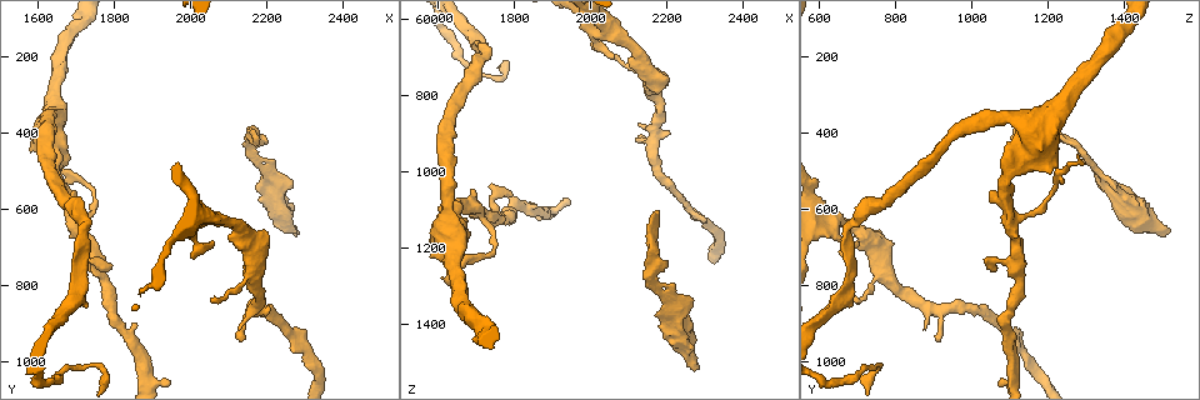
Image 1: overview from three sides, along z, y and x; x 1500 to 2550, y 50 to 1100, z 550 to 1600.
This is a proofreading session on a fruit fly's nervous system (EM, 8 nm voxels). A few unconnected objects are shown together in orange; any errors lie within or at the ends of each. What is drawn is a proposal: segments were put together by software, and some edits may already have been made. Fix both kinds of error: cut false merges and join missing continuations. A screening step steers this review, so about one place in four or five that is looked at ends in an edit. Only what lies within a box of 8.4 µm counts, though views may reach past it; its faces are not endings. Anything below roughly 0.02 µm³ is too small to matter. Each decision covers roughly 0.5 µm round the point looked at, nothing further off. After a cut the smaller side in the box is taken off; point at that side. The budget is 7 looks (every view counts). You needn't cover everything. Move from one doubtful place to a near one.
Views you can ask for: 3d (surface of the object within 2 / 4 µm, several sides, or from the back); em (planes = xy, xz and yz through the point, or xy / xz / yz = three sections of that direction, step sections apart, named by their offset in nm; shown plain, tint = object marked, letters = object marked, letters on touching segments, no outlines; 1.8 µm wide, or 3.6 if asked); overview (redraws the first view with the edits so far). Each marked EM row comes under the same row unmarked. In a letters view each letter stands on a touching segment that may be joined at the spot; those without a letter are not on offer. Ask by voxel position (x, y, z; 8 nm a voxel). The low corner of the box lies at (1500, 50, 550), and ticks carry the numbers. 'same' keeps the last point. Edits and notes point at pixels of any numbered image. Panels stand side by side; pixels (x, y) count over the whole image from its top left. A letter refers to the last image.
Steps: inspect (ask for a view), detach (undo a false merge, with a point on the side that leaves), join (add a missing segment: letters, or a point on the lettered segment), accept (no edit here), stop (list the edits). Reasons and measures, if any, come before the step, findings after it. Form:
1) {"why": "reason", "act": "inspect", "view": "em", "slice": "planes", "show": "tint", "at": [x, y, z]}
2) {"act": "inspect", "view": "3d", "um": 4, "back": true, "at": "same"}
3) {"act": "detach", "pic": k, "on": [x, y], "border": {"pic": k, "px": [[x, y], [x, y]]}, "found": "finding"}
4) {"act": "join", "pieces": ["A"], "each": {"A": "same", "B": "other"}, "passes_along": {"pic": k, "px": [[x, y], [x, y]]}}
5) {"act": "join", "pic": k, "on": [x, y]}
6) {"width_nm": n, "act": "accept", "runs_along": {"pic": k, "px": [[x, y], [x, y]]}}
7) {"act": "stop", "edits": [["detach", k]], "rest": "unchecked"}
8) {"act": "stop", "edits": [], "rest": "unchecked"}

{"why": "an open end", "act": "inspect", "view": "3d", "um": 2, "at": [2055, 680, 700]}

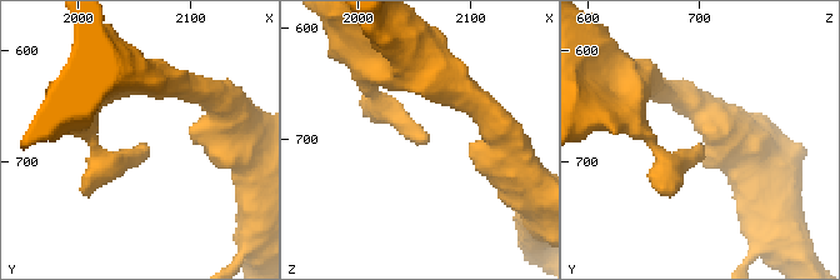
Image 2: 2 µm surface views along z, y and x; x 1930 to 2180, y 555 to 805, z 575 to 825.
{"why": "shape alone is not enough", "act": "inspect", "view": "em", "slice": "planes", "show": "letters", "at": [2062, 682, 696]}

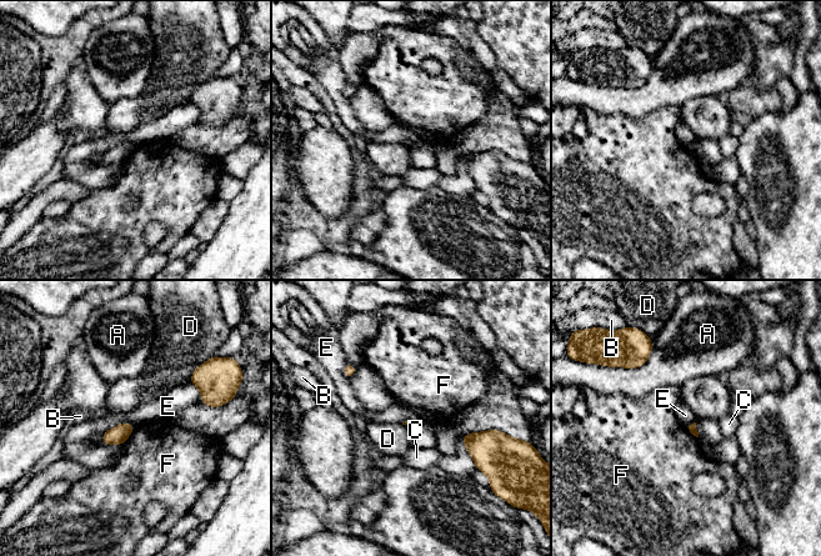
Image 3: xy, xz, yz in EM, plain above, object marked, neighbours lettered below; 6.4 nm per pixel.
{"act": "accept", "each": {"A": "other", "B": "other", "C": "other", "D": "other", "E": "other", "F": "other"}, "border": {"pic": 3, "px": [[134, 425], [120, 422], [103, 432]]}, "found": "none of them fits"}

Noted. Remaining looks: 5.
{"why": "branch stops here", "act": "inspect", "view": "em", "slice": "yz", "step": 4, "show": "tint", "at": [2145, 940, 910]}

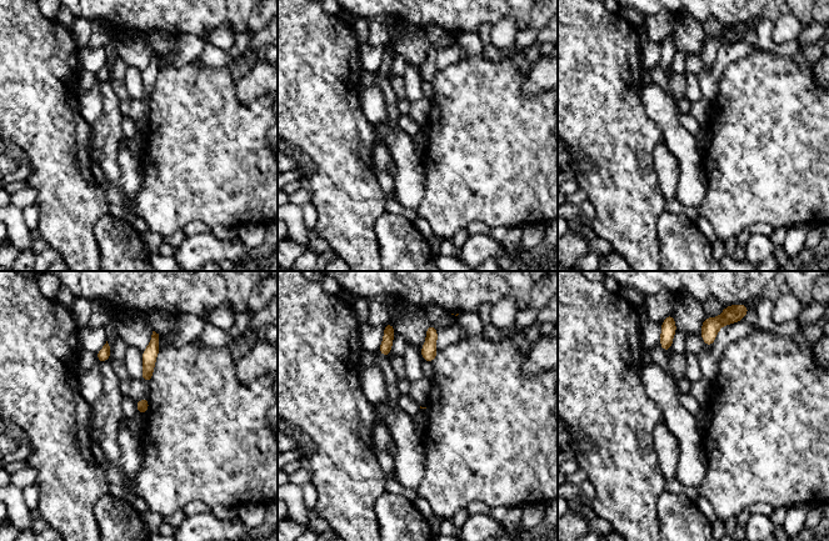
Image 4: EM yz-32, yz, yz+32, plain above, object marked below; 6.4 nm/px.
{"why": "another direction", "act": "inspect", "view": "em", "slice": "xy", "step": 8, "show": "letters", "at": "same"}

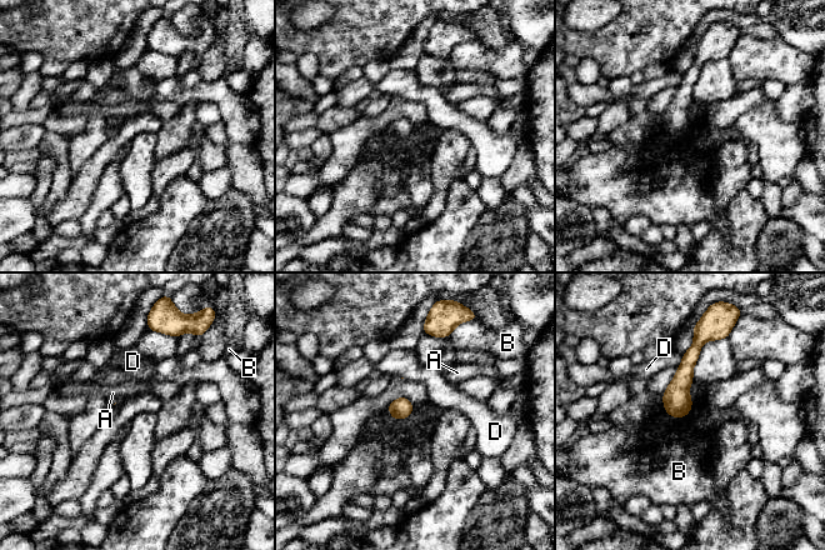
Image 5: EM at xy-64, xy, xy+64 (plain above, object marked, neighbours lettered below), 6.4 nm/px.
{"act": "accept", "each": {"A": "other", "B": "other", "D": "other"}, "runs_along": {"pic": 5, "px": [[703, 339], [689, 358], [674, 414]]}, "found": "none of them fits"}

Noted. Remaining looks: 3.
{"act": "inspect", "view": "em", "slice": "planes", "show": "letters", "at": [2275, 670, 1495]}

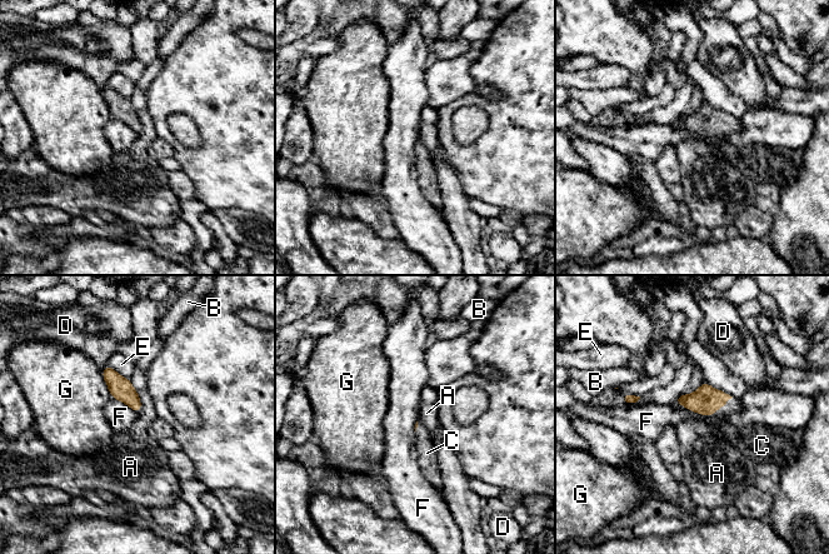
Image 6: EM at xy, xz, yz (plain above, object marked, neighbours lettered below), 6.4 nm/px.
{"act": "join", "pic": 6, "on": [744, 438], "each": {"A": "other", "B": "other", "C": "same", "D": "other", "E": "other", "F": "other", "G": "other"}, "passes_along": {"pic": 6, "px": [[705, 400], [719, 408], [744, 438]]}, "found": "the neuron continues"}

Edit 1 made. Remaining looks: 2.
{"act": "stop", "edits": [["join", 6]], "rest": "unchecked"}

